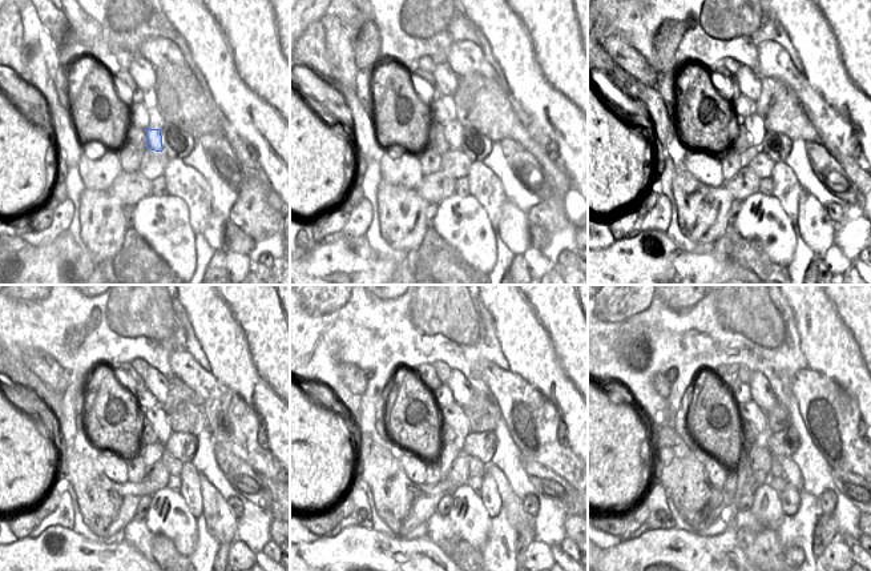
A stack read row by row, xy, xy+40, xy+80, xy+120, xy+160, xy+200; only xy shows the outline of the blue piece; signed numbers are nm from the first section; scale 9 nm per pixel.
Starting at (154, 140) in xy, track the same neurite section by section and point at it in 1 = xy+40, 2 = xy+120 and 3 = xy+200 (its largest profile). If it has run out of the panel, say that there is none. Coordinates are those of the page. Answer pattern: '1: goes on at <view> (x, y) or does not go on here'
1: goes on at xy+40 (454, 131)
2: goes on at xy+120 (156, 417)
3: goes on at xy+200 (749, 413)

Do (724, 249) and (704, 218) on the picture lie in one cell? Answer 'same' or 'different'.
different

